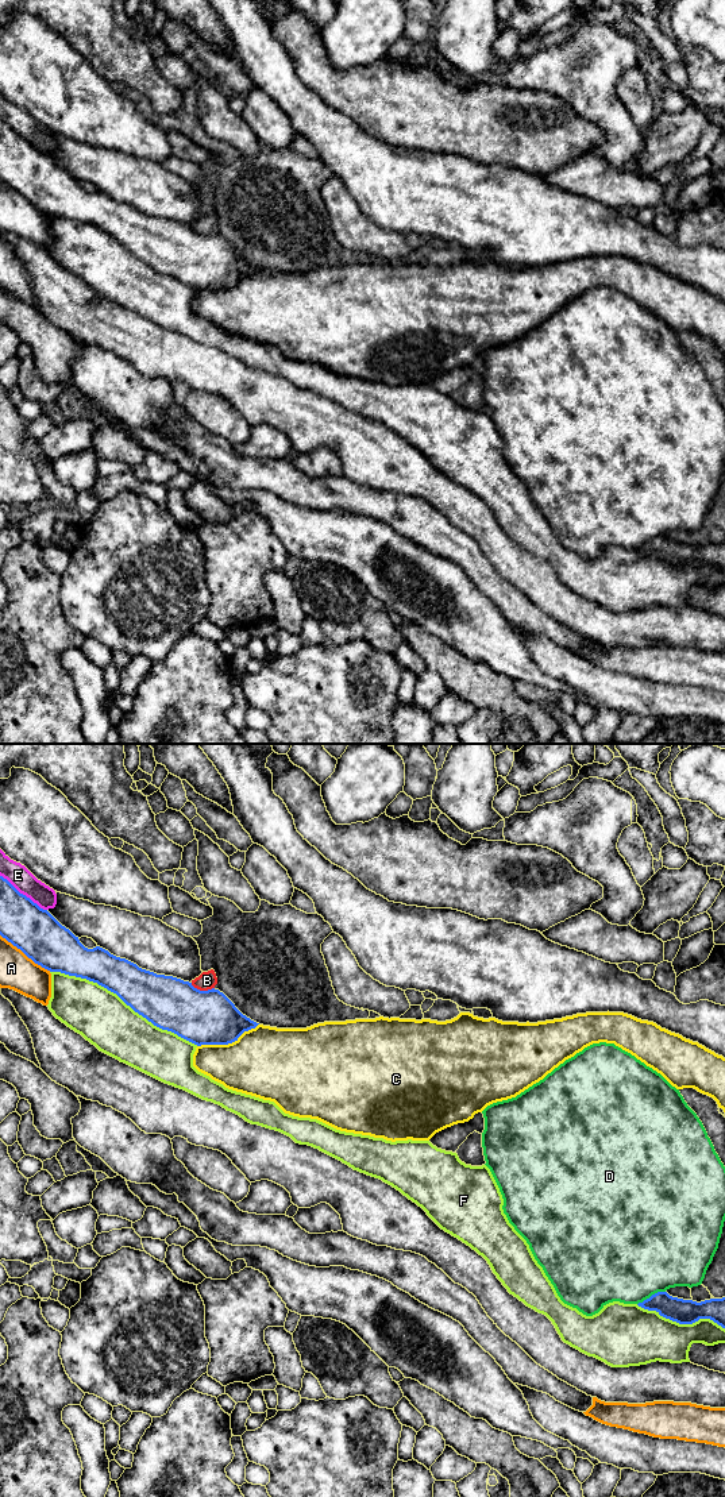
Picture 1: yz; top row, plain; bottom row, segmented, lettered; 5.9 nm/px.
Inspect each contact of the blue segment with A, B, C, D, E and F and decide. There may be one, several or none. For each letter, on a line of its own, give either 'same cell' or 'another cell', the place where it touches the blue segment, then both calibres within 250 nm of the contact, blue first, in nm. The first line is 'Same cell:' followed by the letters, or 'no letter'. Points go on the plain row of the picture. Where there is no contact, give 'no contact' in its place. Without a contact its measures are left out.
Same cell: no letter
A: another cell; contact yz (26, 199); calibres 280 and 220 nm
B: another cell; contact yz (203, 235); calibres 320 and 110 nm
C: another cell; contact yz (227, 288); calibres 320 and 420 nm
D: another cell; contact yz (652, 539); calibres 140 and 500 nm
E: another cell; contact yz (22, 138); calibres 280 and 140 nm
F: another cell; contact yz (124, 246); calibres 300 and 320 nm

